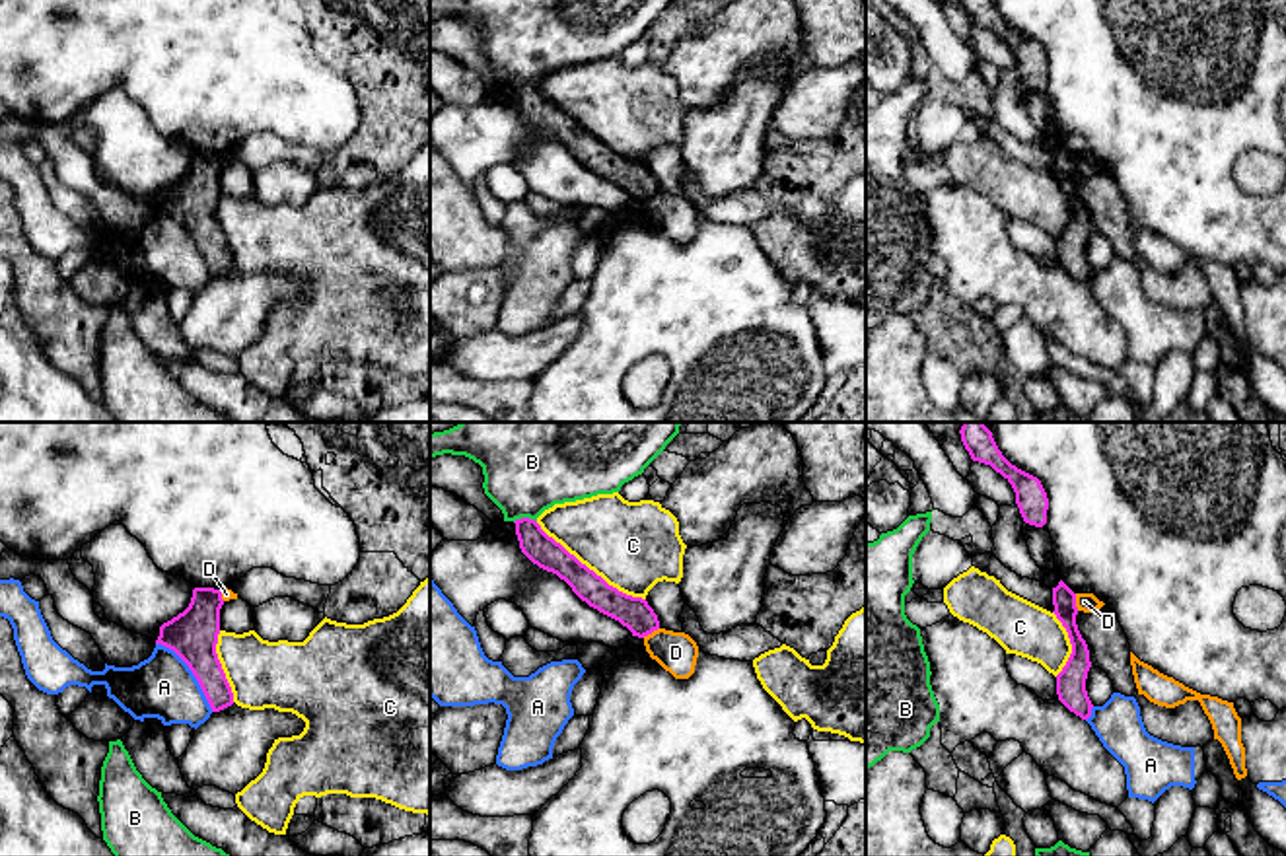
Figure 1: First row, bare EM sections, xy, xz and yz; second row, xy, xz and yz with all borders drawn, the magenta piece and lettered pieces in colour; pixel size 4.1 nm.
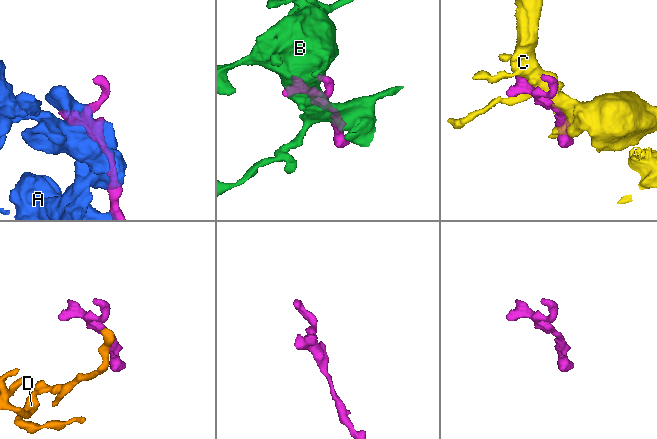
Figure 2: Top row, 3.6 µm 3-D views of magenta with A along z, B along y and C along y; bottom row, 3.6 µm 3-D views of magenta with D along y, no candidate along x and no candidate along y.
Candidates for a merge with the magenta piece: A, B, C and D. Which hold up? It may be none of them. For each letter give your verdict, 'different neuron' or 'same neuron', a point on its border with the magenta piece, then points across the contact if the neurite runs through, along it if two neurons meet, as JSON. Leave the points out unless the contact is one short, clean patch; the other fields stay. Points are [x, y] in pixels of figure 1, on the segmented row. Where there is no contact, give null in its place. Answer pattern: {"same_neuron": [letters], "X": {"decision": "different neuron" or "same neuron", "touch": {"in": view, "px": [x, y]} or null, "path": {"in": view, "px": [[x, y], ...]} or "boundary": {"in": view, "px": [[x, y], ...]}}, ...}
{"same_neuron": [], "A": {"decision": "different neuron", "touch": {"in": "xy", "px": [193, 674]}}, "B": {"decision": "different neuron", "touch": {"in": "xz", "px": [524, 518]}}, "C": {"decision": "different neuron", "touch": {"in": "xz", "px": [588, 569]}}, "D": {"decision": "different neuron", "touch": {"in": "yz", "px": [1074, 602]}, "boundary": {"in": "yz", "px": [[1074, 594], [1078, 609]]}}}

